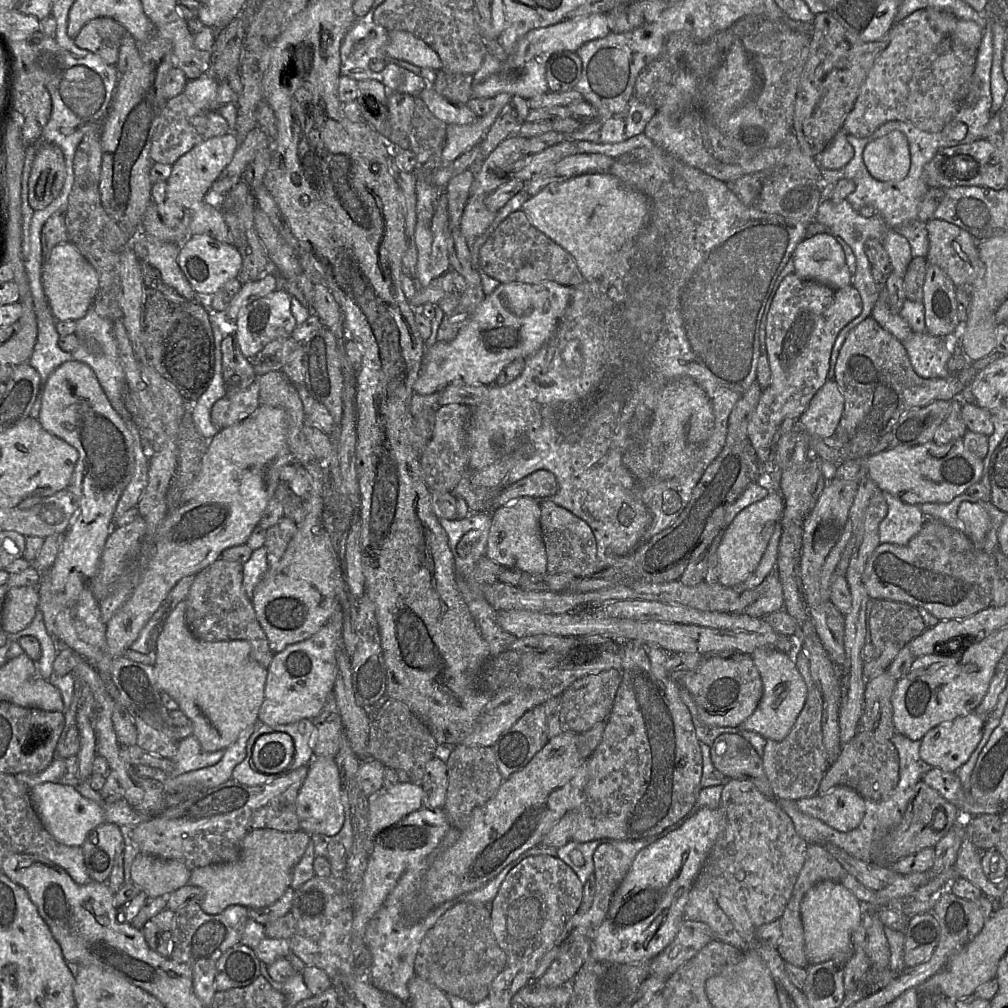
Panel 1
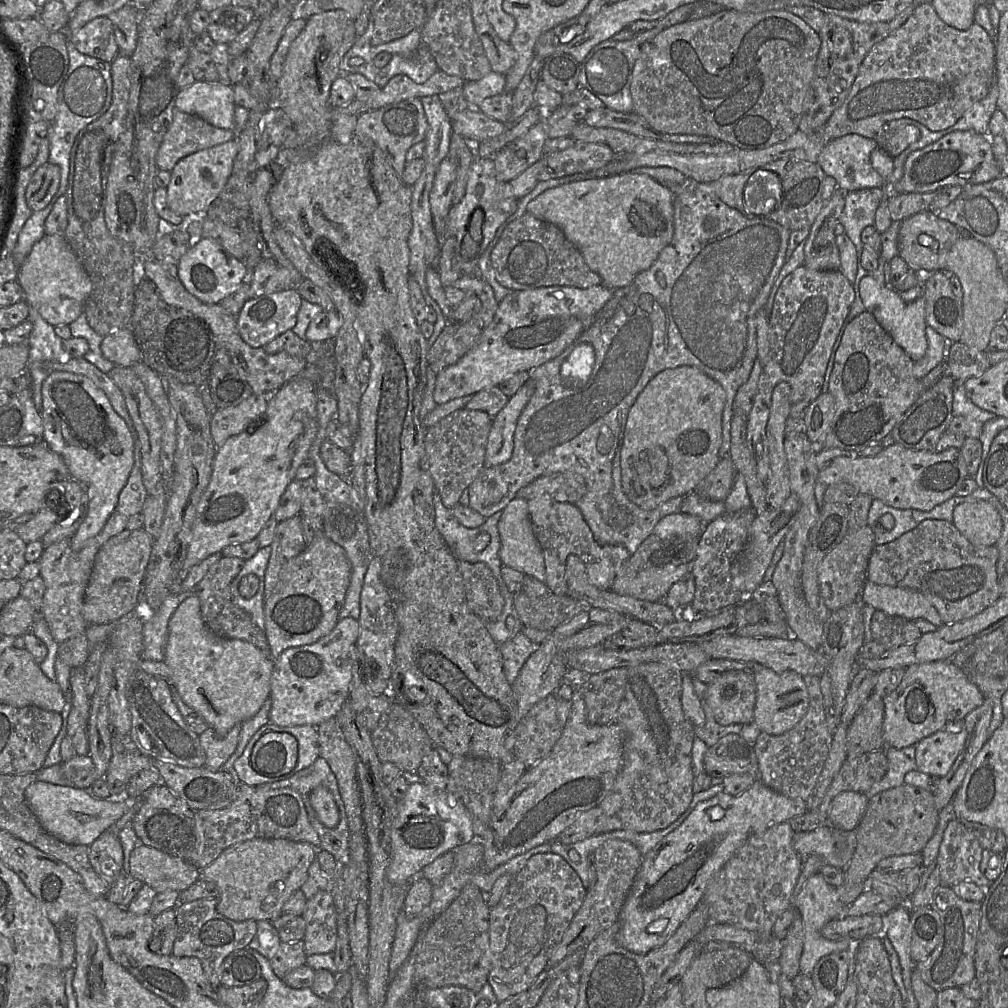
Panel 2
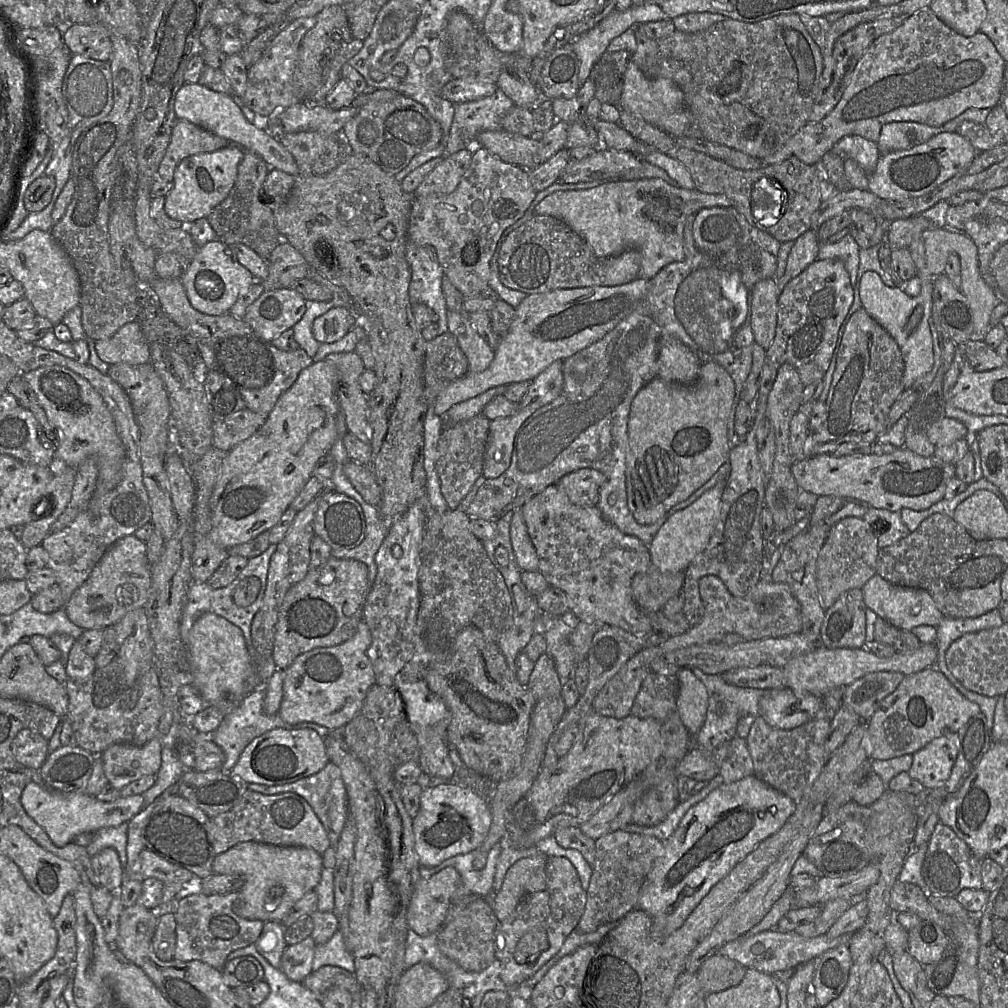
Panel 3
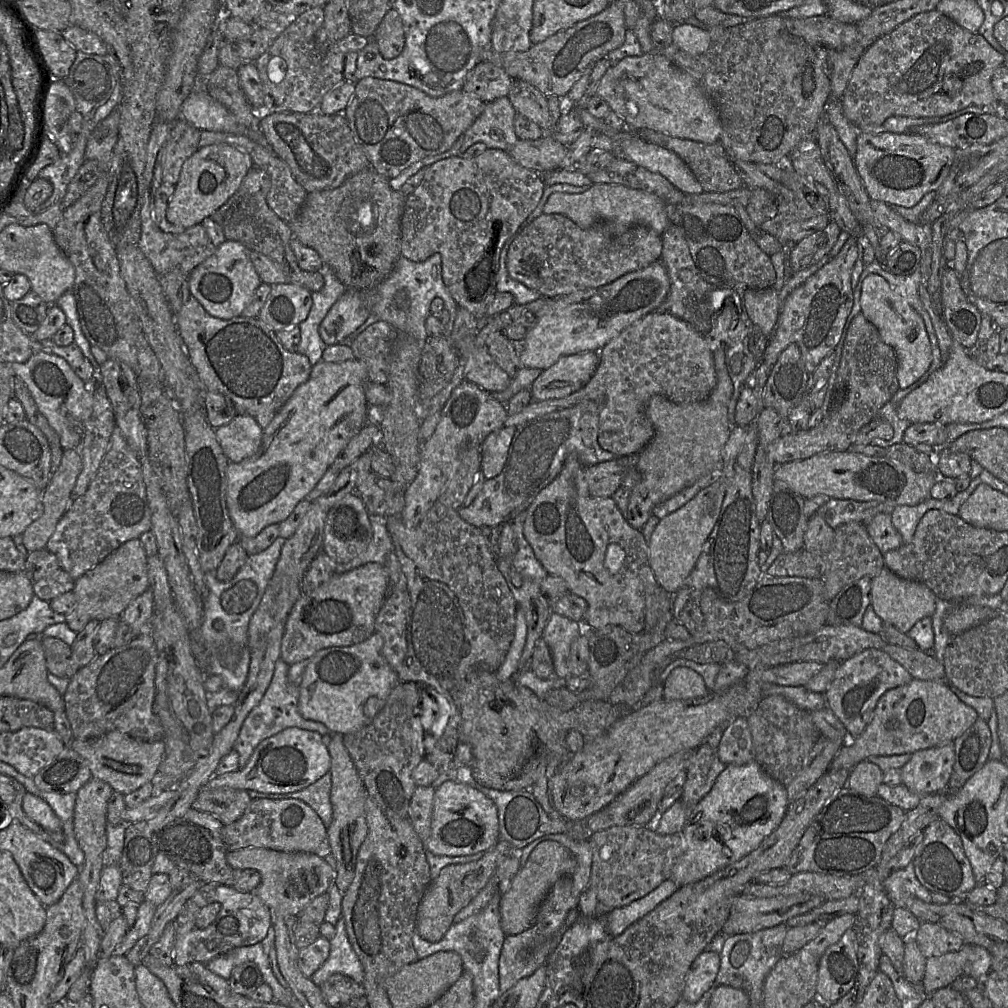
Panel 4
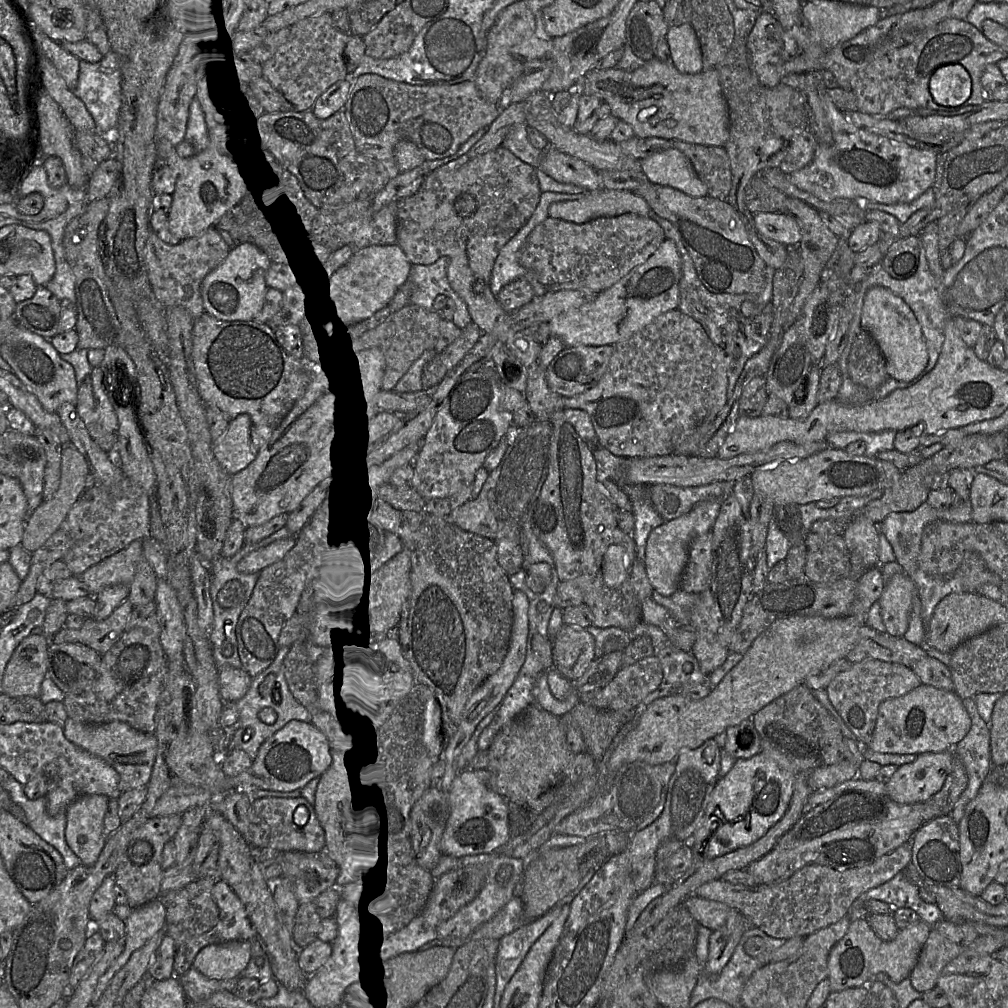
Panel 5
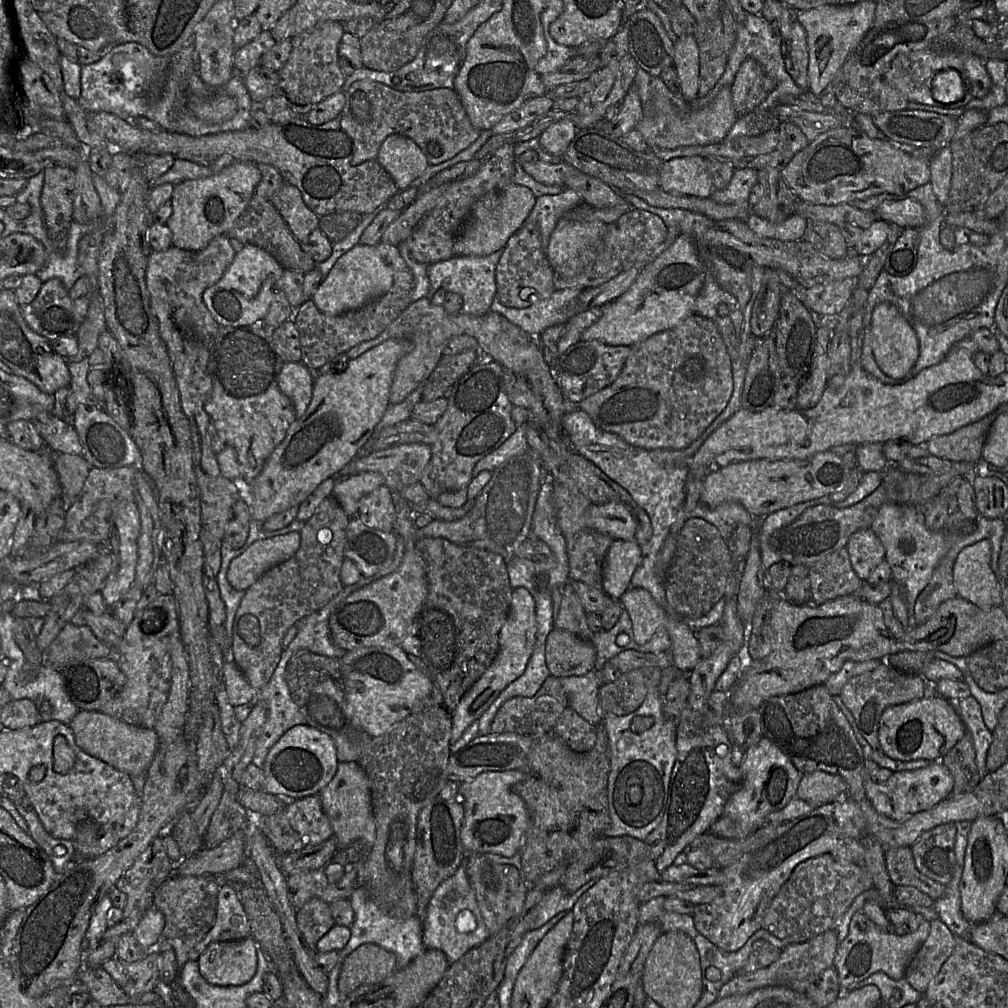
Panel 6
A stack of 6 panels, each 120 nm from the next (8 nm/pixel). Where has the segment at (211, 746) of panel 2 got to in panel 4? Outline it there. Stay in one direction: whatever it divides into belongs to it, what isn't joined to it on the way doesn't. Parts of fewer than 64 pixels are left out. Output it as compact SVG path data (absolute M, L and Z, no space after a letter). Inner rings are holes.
M279 658L274 667L273 676L259 703L244 719L238 736L233 744L233 750L239 755L239 766L243 768L251 757L255 747L268 738L288 727L297 727L317 731L322 737L328 738L332 732L321 722L302 717L298 709L299 685L288 680L290 665Z

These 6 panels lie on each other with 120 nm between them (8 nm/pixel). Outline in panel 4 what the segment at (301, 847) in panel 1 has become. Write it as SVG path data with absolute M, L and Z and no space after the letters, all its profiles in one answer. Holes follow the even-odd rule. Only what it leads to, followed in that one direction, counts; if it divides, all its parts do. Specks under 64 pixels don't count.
M244 848L230 851L227 863L235 870L255 869L261 875L261 882L253 891L271 910L273 916L298 915L314 898L325 893L334 881L334 871L323 858L307 852L283 852L265 848Z

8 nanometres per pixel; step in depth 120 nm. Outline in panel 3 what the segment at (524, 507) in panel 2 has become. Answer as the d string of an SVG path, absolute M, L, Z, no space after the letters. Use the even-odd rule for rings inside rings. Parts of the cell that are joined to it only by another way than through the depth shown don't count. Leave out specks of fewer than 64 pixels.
M522 508L514 510L510 524L510 538L516 561L522 571L538 571L539 559L527 531Z

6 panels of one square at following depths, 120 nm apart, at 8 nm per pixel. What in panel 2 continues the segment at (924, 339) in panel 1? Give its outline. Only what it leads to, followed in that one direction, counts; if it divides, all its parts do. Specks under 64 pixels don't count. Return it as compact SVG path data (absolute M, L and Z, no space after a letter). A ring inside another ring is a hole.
M928 325L925 333L928 343L926 353L913 363L913 374L918 380L928 375L944 359L947 361L947 352L953 343Z

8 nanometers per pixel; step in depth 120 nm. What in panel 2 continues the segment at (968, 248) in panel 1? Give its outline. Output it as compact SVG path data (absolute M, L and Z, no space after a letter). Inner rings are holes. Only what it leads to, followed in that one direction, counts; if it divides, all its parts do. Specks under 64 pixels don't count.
M929 210L917 213L902 220L898 235L898 250L911 270L923 273L923 277L933 271L946 272L948 255L961 237L960 229L947 220L937 217Z

